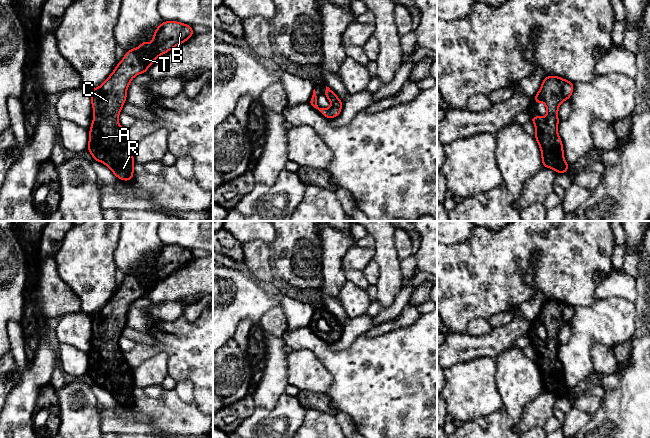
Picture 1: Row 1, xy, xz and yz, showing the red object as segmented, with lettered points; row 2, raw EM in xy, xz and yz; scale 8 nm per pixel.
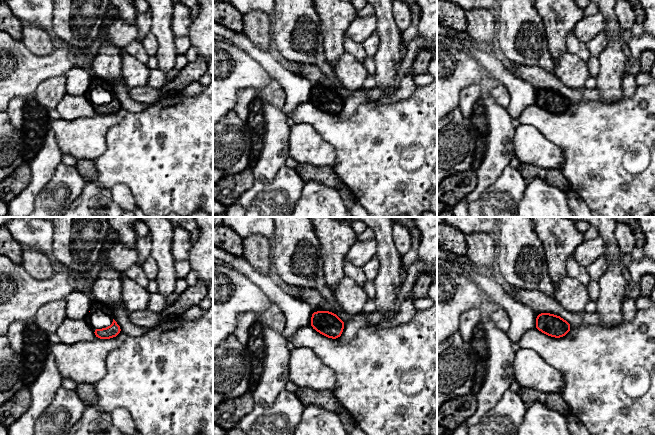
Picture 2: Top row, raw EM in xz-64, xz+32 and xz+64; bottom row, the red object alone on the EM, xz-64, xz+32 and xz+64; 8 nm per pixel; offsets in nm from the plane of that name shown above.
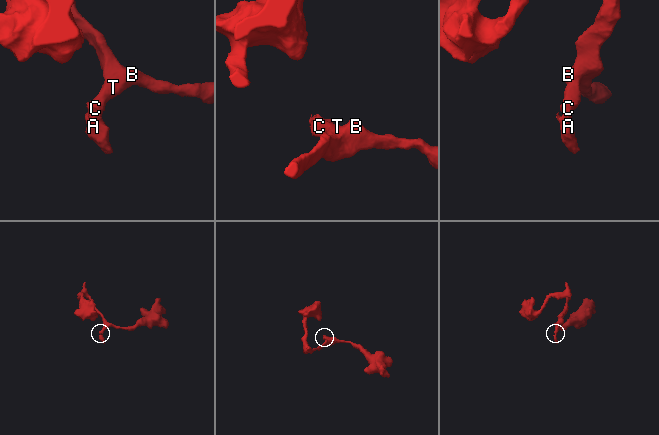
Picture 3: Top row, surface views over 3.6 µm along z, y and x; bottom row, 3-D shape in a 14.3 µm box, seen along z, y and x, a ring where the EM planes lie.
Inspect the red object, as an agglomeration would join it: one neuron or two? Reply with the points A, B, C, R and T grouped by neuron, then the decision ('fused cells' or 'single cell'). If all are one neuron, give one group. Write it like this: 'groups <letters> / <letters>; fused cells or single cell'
groups A B C R T; single cell

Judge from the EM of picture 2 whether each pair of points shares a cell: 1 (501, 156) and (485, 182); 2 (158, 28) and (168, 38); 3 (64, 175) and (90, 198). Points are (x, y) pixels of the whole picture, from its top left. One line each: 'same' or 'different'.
1: same
2: same
3: different

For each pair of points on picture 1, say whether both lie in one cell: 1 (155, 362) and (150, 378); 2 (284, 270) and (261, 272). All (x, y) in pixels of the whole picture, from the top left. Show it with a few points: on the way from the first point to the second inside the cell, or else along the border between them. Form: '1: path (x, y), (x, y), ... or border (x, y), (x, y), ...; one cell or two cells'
1: path (155, 366), (150, 374); one cell
2: border (271, 248), (271, 261), (275, 275); two cells

